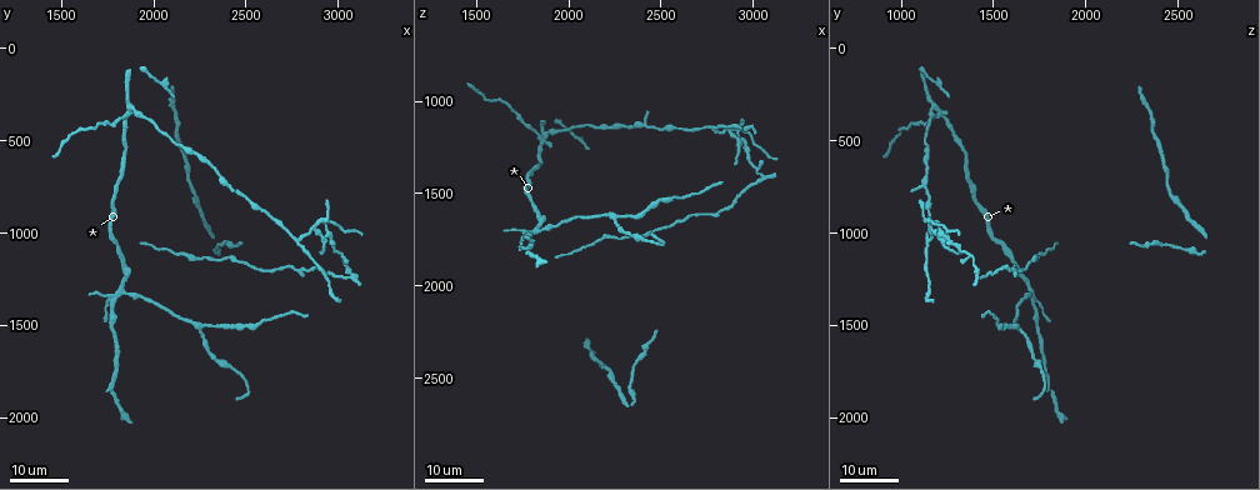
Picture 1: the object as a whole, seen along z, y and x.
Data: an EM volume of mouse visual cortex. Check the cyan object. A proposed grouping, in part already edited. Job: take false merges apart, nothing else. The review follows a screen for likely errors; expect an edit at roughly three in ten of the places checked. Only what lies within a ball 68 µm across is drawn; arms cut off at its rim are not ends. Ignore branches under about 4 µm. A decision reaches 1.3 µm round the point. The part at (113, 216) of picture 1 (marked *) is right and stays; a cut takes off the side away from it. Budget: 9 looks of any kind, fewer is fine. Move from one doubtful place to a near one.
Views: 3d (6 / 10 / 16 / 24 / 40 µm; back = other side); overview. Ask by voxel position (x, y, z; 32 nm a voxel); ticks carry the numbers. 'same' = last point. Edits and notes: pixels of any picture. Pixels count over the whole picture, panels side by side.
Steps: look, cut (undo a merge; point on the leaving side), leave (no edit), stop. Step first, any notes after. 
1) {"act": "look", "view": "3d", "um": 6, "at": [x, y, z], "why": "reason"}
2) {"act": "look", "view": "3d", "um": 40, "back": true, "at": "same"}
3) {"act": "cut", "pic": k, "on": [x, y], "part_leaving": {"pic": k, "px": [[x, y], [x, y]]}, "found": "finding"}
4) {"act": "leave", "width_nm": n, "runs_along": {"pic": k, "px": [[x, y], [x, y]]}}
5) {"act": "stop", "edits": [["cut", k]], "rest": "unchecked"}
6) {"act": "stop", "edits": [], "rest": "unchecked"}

{"act": "look", "view": "3d", "um": 24, "at": [1860, 360, 1220]}

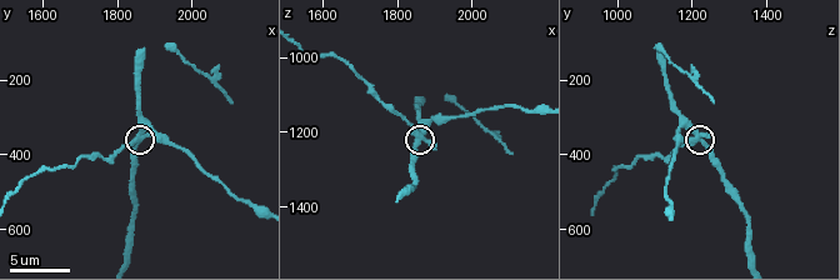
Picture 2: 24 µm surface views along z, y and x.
{"act": "look", "view": "3d", "um": 6, "at": [1860, 340, 1210]}

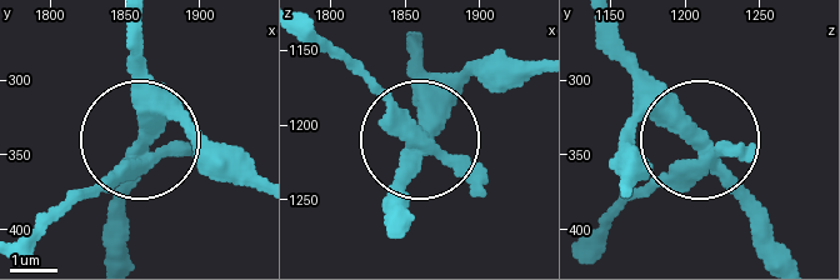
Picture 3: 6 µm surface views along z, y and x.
{"act": "cut", "pic": 3, "on": [104, 179], "part_leaving": {"pic": 3, "px": [[144, 158], [29, 229]]}, "found": "a second neuron is stuck on"}

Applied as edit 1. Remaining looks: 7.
{"act": "look", "view": "3d", "um": 24, "at": [1780, 1840, 1800]}

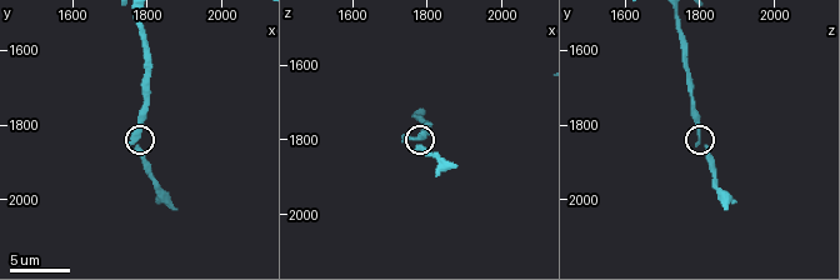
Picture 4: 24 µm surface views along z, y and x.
{"act": "look", "view": "3d", "um": 10, "at": [1770, 1830, 1790], "why": "closer look"}

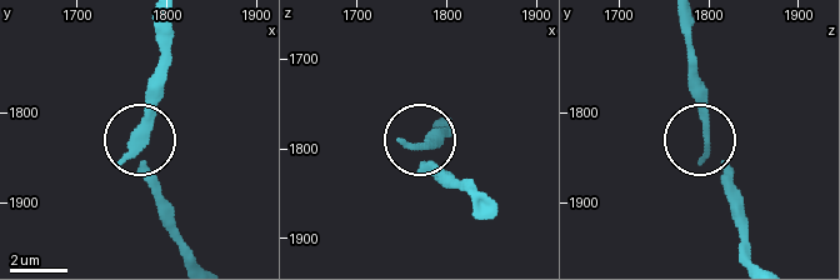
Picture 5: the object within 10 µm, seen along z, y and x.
{"act": "leave", "runs_along": {"pic": 5, "px": [[684, 26], [705, 149], [739, 189]]}, "found": "continuous, no second neuron"}

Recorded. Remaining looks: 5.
{"act": "look", "view": "3d", "um": 24, "at": [2240, 1520, 1660], "why": "two arms in line, one across"}

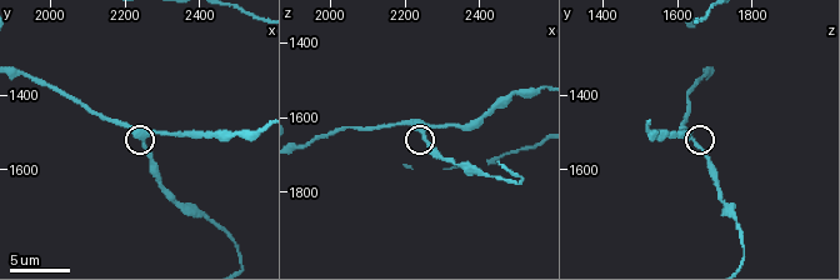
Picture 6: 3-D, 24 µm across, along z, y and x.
{"act": "look", "view": "3d", "um": 10, "at": [2250, 1520, 1640]}

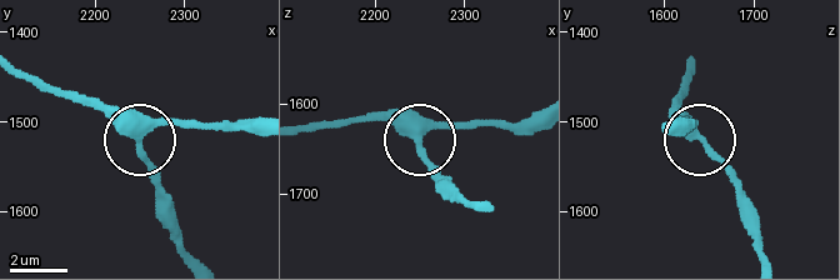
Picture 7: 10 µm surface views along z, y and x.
{"act": "leave", "arms": 3, "runs_along": {"pic": 7, "px": [[25, 73], [111, 111], [138, 140], [154, 188]]}, "found": "continuous, no second neuron"}

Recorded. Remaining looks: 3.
{"act": "look", "view": "3d", "um": 16, "at": [2780, 1040, 1140], "why": "three arms meet"}

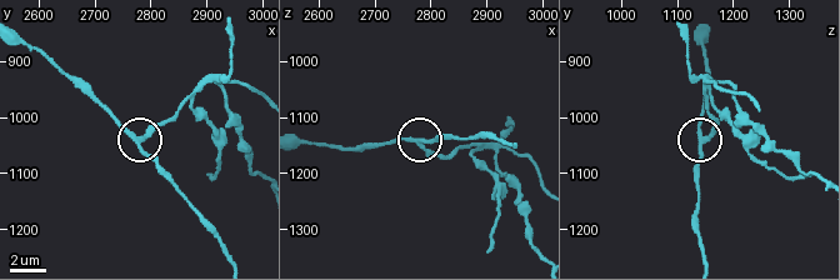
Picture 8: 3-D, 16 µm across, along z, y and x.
{"act": "look", "view": "3d", "um": 6, "at": [2780, 1045, 1150]}

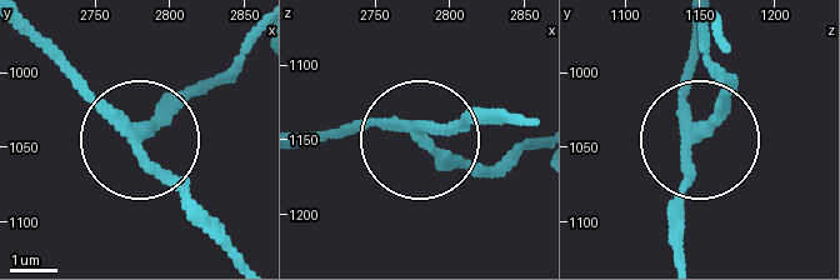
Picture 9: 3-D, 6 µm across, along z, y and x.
{"act": "cut", "pic": 9, "on": [188, 88], "width_nm": 220, "part_leaving": {"pic": 9, "px": [[140, 131], [256, 44]]}, "found": "two neurons meet here"}

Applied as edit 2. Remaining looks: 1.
{"act": "stop", "edits": [["cut", 3], ["cut", 9]], "rest": "unchecked"}

